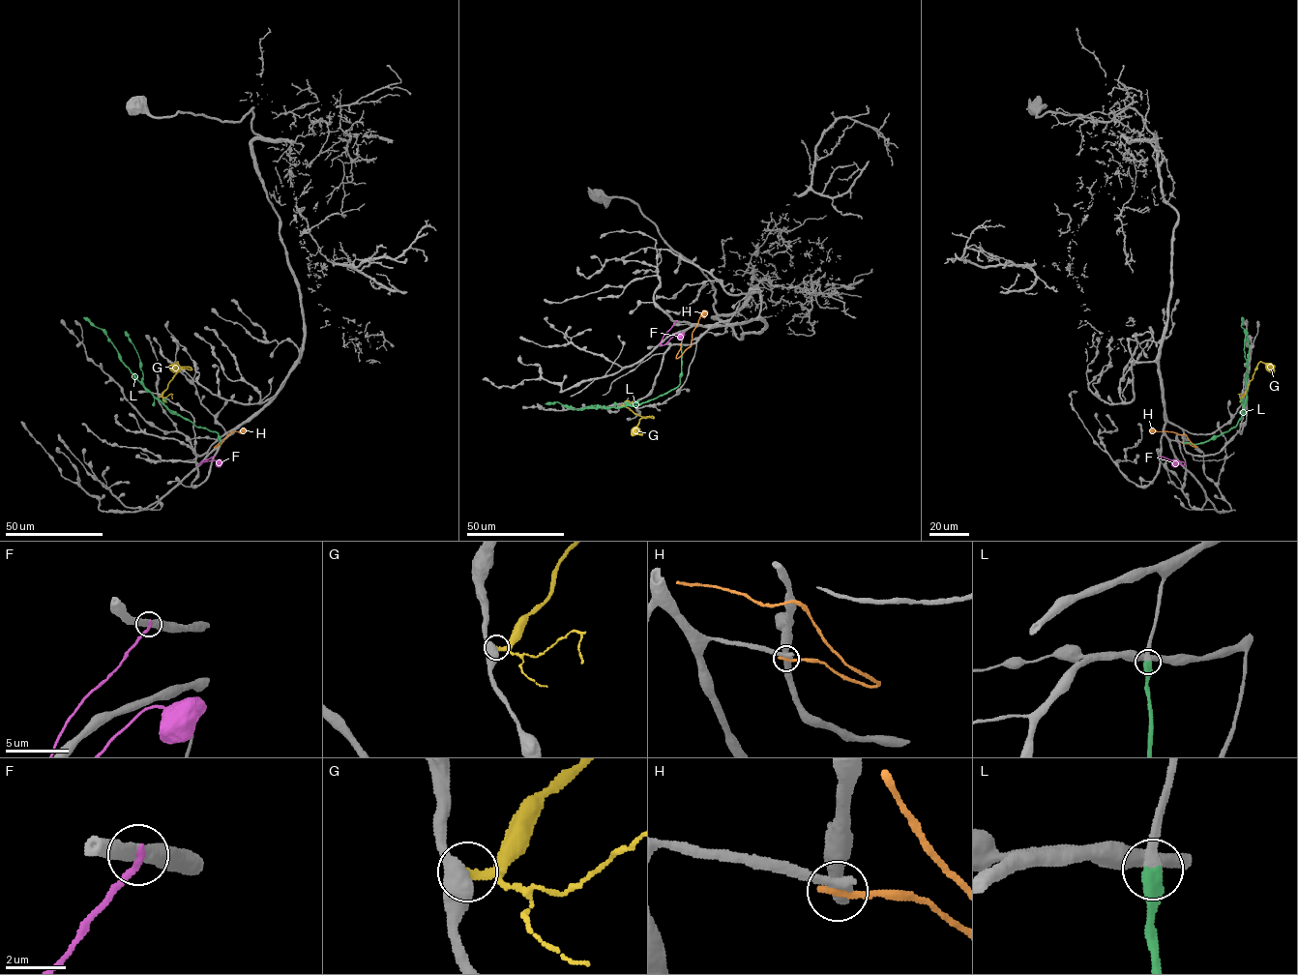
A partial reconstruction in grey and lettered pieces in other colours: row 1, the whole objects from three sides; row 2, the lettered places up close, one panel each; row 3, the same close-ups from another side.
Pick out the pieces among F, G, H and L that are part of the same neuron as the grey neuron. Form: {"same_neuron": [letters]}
{"same_neuron": ["L"]}

